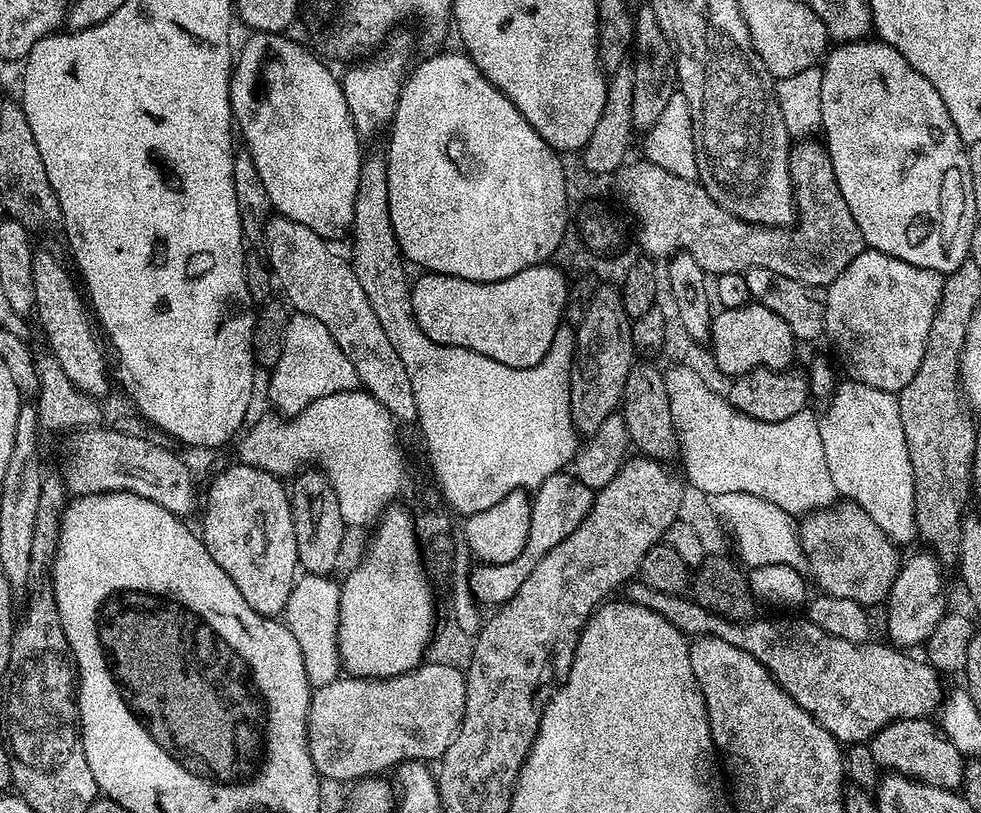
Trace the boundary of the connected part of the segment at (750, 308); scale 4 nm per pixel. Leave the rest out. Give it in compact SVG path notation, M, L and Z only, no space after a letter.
M755 302L737 308L720 308L712 317L711 344L712 356L728 378L743 376L756 368L791 369L798 347L790 326L786 326L774 310L766 310L766 306Z

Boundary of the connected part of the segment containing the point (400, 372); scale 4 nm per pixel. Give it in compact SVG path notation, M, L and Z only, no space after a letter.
M279 214L273 215L264 227L262 252L279 291L281 288L288 295L287 303L296 312L318 318L330 330L357 370L363 391L382 402L397 421L415 421L414 390L410 390L410 378L398 350L386 338L386 330L382 330L382 322L378 322L378 314L374 314L374 306L370 306L366 290L362 290L357 269L328 248L329 241L314 234L314 230Z

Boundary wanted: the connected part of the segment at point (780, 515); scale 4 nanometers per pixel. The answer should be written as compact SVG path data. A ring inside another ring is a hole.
M731 492L707 497L708 508L720 520L728 523L732 536L736 539L736 550L748 563L749 569L758 566L778 566L788 564L800 568L805 563L804 551L800 549L800 538L793 517L786 510L766 502L766 498L754 498L754 494Z

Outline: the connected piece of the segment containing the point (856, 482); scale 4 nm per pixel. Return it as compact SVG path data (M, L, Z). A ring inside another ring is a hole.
M845 379L835 385L828 409L819 417L820 441L826 450L826 467L834 481L837 493L845 501L862 506L878 526L900 546L917 539L916 515L914 514L914 470L910 466L910 454L906 446L906 434L902 430L900 402L895 392L874 390L857 380Z

